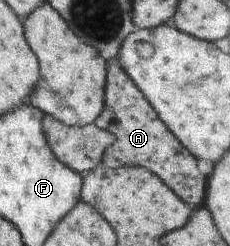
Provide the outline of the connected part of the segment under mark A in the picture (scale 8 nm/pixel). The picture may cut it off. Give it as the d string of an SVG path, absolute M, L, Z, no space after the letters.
M117 65L106 66L104 102L105 107L94 124L112 133L116 139L103 153L101 164L111 169L127 165L144 167L164 181L189 207L201 205L205 199L207 177L197 168L196 157L167 129L143 93Z

